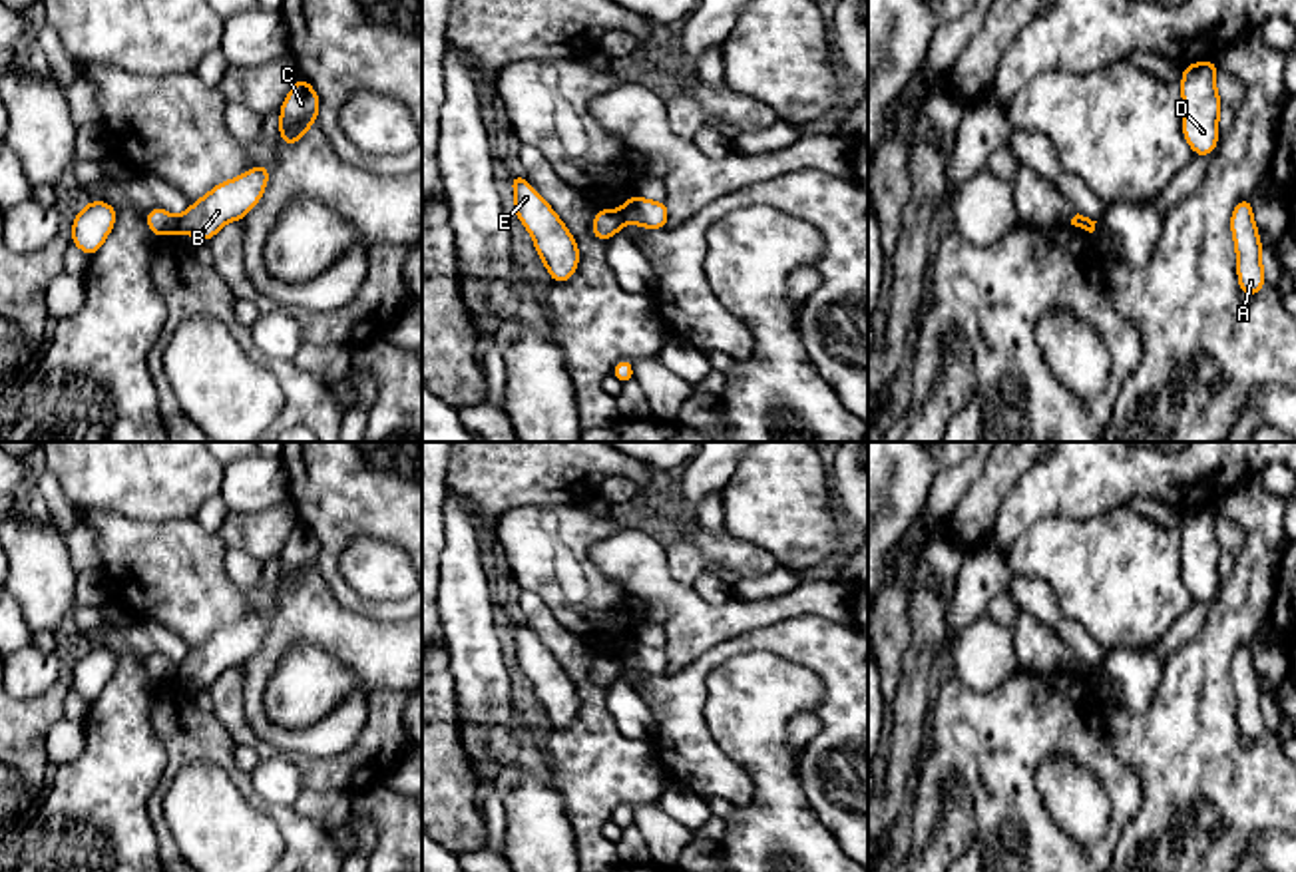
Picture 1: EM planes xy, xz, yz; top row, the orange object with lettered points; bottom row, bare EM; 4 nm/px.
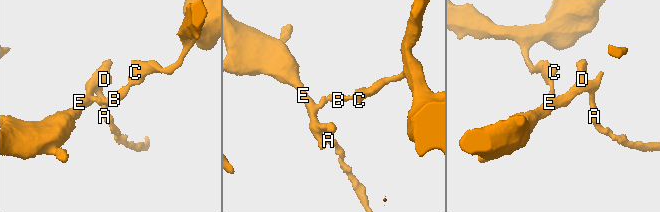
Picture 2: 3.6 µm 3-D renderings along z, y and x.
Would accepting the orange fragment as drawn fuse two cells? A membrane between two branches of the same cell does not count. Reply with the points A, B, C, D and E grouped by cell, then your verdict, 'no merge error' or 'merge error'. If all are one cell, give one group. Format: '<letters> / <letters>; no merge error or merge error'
A D E / B C; merge error

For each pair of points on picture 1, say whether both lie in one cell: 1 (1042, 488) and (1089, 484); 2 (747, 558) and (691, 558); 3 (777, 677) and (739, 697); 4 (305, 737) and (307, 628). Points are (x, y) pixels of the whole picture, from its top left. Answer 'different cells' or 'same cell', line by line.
1: same cell
2: different cells
3: same cell
4: same cell

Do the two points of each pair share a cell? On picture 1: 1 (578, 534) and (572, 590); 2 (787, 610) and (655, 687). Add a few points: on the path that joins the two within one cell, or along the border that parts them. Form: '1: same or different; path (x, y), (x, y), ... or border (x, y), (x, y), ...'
1: same; path (572, 548), (572, 576)
2: different; border (783, 618), (823, 616), (829, 622)

